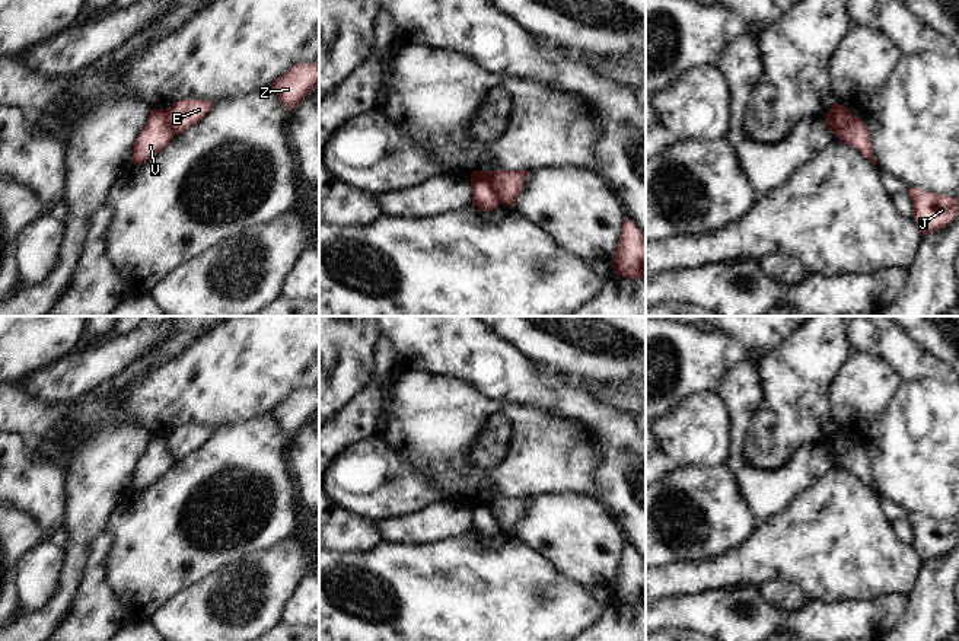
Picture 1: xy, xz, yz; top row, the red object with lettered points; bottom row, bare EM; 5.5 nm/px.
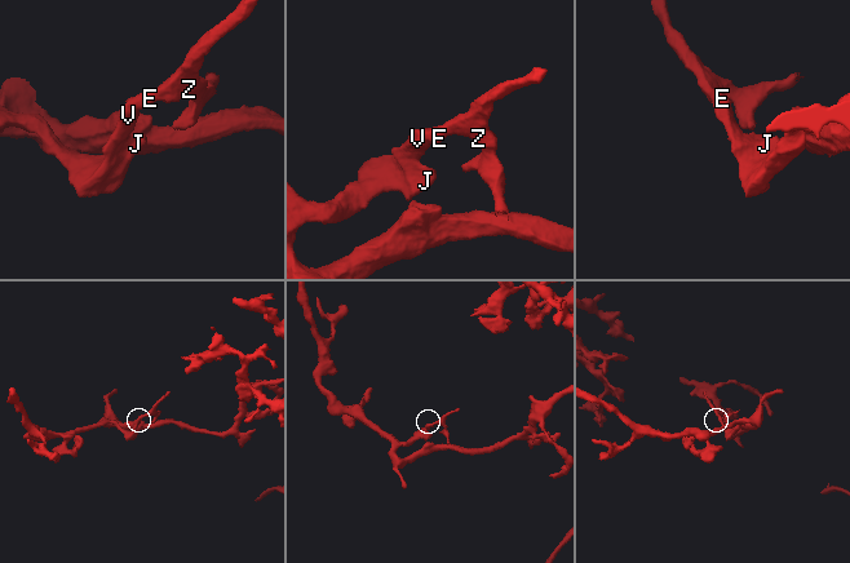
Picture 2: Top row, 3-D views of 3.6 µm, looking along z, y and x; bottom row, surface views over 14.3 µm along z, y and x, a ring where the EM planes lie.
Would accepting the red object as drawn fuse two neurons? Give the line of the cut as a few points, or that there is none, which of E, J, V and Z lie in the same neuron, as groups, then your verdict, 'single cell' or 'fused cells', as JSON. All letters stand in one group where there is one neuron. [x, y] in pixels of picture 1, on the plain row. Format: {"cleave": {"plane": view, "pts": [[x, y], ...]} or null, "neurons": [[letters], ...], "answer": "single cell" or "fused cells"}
{"cleave": {"plane": "xz", "pts": [[486, 498], [502, 528]]}, "neurons": [["E", "Z"], ["J", "V"]], "answer": "fused cells"}

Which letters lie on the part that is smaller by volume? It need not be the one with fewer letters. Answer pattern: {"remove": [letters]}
{"remove": ["E", "Z"]}

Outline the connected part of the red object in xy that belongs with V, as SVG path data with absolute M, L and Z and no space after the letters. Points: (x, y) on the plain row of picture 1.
M152 436L147 449L136 463L130 488L143 491L154 484L175 463L163 436Z

